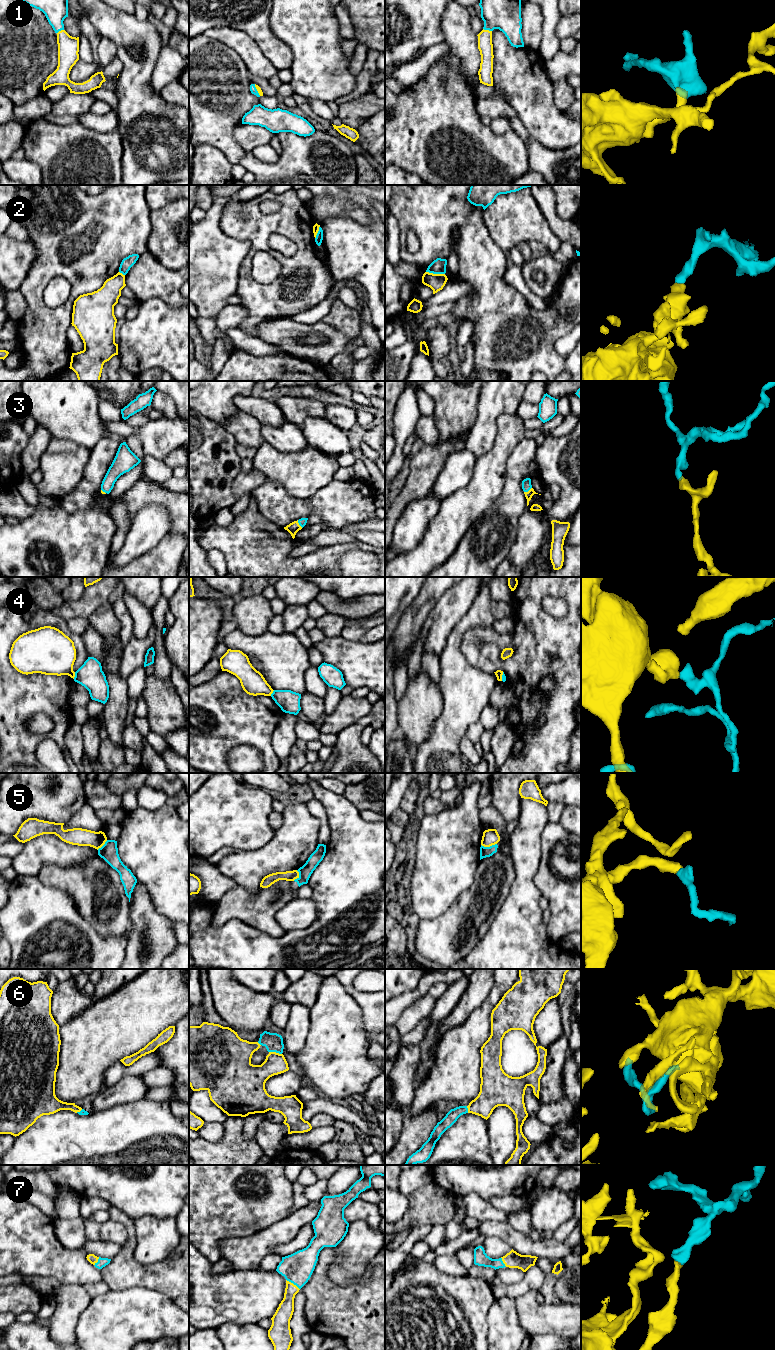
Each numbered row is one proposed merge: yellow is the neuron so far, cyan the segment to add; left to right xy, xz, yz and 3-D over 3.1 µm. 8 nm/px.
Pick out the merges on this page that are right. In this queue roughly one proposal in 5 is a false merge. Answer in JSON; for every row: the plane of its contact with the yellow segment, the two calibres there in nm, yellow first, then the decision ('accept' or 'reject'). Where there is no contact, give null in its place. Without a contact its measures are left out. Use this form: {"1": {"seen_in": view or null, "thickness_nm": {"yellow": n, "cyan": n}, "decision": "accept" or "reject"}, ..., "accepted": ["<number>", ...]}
{"1": {"seen_in": "yz", "thickness_nm": {"yellow": 120, "cyan": 260}, "decision": "accept"}, "2": {"seen_in": "yz", "thickness_nm": {"yellow": 140, "cyan": 120}, "decision": "reject"}, "3": {"seen_in": "xz", "thickness_nm": {"yellow": 90, "cyan": 70}, "decision": "accept"}, "4": {"seen_in": "xy", "thickness_nm": {"yellow": 360, "cyan": 200}, "decision": "reject"}, "5": {"seen_in": "yz", "thickness_nm": {"yellow": 130, "cyan": 80}, "decision": "reject"}, "6": {"seen_in": "xz", "thickness_nm": {"yellow": 190, "cyan": 150}, "decision": "accept"}, "7": {"seen_in": "xz", "thickness_nm": {"yellow": 140, "cyan": 260}, "decision": "accept"}, "accepted": ["1", "3", "6", "7"]}

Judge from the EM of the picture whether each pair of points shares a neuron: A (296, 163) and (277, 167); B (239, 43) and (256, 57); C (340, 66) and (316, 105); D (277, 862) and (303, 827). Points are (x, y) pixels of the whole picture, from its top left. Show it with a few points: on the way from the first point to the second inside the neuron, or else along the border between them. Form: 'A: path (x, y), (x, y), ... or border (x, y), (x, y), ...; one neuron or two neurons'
A: path (291, 164), (282, 167); one neuron
B: path (243, 45), (252, 54); one neuron
C: border (307, 97), (320, 99), (326, 103); two neurons
D: path (284, 853), (297, 836); one neuron

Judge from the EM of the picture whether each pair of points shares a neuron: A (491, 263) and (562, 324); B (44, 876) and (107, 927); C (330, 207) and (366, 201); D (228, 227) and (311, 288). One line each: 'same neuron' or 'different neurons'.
A: same neuron
B: same neuron
C: different neurons
D: same neuron

